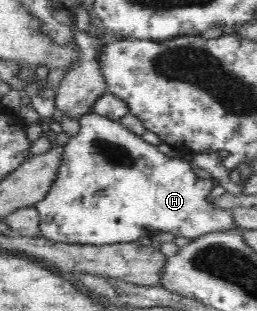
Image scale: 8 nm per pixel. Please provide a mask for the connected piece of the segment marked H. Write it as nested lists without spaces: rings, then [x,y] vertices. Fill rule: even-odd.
[[[93,113],[86,114],[80,118],[81,129],[79,133],[70,138],[67,145],[62,147],[61,161],[57,165],[57,173],[54,174],[53,181],[50,182],[49,189],[45,197],[38,201],[34,207],[40,216],[40,232],[46,240],[51,240],[55,244],[87,244],[102,246],[105,244],[121,244],[124,242],[139,242],[141,237],[151,237],[160,231],[167,231],[173,233],[176,237],[187,237],[190,240],[196,240],[205,236],[213,234],[231,233],[233,230],[241,230],[237,224],[237,218],[233,212],[225,212],[221,207],[213,207],[211,200],[211,191],[216,183],[211,179],[203,179],[197,177],[191,163],[180,159],[180,155],[176,157],[167,157],[157,149],[157,147],[150,145],[143,141],[141,136],[134,135],[133,132],[125,129],[120,125],[119,121],[113,121],[94,115]]]

